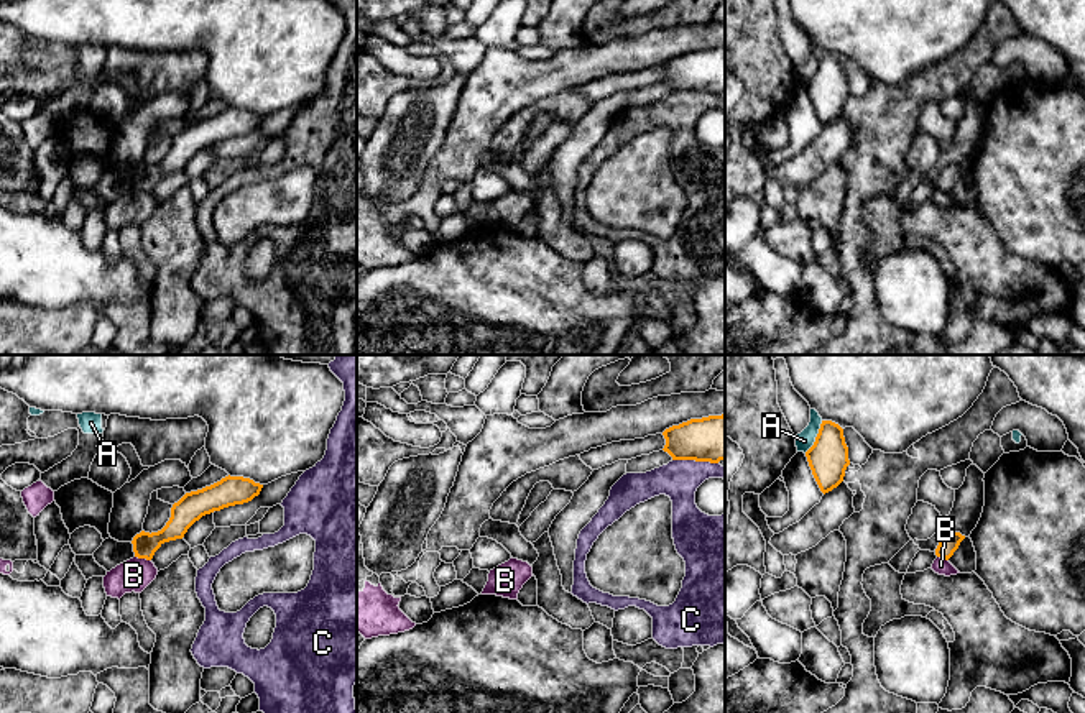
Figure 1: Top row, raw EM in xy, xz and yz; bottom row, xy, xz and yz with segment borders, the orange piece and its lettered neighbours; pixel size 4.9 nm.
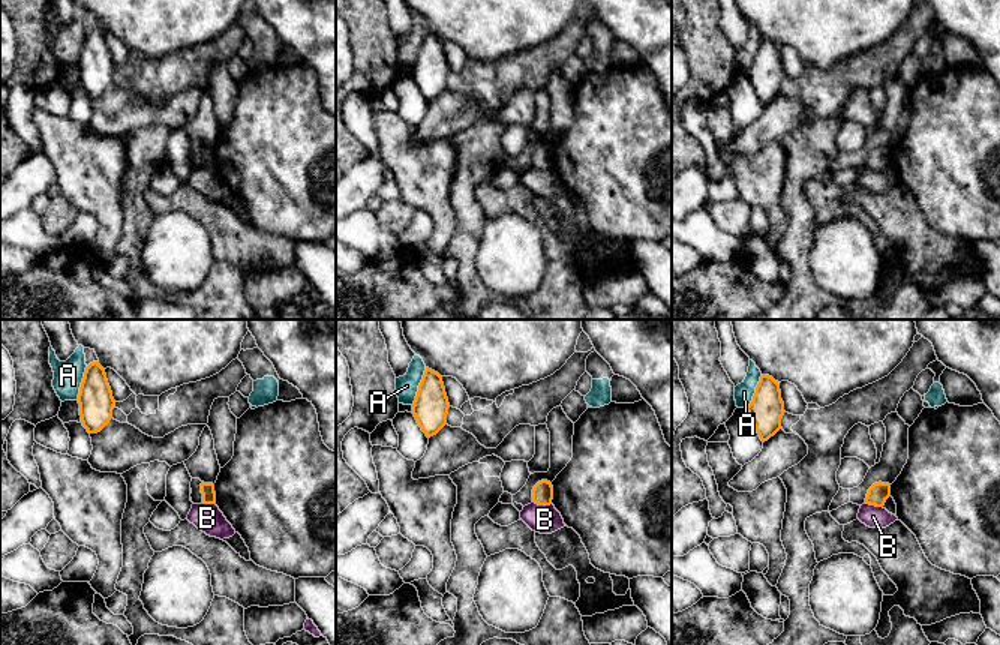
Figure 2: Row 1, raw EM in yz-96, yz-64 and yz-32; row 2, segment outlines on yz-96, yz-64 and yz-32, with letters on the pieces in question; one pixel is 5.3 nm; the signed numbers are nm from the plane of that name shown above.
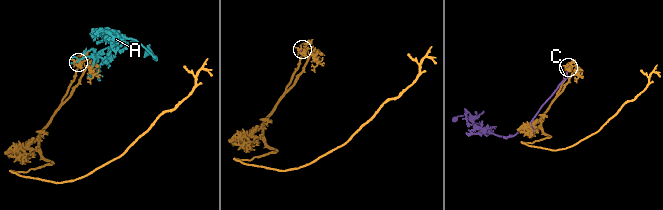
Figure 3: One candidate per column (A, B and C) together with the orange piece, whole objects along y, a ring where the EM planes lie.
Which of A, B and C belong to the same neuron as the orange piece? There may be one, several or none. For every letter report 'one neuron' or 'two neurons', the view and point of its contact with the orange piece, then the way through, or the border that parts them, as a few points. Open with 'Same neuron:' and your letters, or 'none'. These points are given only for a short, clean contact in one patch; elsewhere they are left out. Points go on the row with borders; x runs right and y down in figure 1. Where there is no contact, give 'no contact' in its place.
Same neuron: none
A: two neurons; meets orange in yz at (816, 437)
B: two neurons; meets orange in xy at (143, 557); border along xy (135, 556), (150, 561)
C: two neurons; meets orange in xz at (696, 460)

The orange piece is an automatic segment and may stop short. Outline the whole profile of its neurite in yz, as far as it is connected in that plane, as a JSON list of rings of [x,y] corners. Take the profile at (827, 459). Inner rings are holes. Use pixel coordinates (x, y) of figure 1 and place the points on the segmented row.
[[[822,421],[815,442],[806,457],[820,491],[825,494],[837,488],[850,465],[843,429],[832,421]]]

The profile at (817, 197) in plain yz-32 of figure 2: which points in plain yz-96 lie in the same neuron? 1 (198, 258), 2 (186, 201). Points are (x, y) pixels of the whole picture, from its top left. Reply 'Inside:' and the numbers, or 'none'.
Inside: 2

